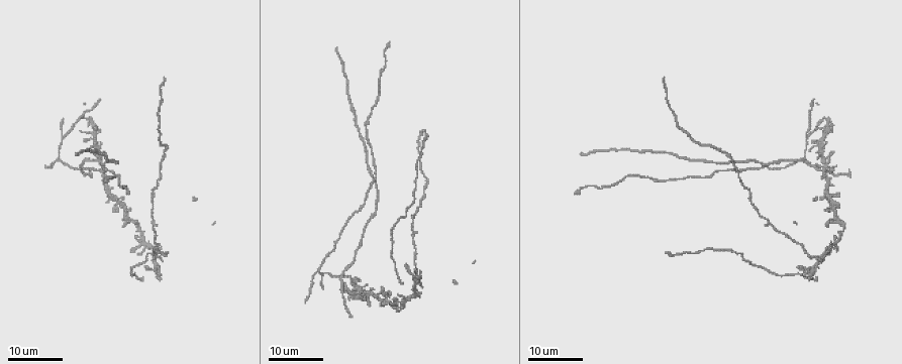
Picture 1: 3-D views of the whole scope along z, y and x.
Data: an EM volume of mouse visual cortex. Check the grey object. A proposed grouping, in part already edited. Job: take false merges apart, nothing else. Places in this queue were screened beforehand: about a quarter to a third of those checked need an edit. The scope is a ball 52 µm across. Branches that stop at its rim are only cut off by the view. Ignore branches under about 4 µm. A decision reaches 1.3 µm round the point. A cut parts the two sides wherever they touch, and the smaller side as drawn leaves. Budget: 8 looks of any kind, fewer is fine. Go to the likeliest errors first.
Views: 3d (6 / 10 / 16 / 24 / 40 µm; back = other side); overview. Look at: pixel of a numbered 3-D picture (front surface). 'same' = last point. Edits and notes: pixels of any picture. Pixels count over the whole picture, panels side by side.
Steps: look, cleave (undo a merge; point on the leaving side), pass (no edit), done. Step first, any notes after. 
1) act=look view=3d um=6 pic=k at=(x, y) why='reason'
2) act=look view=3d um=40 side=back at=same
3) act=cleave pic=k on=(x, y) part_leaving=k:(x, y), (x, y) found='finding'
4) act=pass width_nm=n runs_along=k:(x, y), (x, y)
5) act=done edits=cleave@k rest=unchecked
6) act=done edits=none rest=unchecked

act=look view=3d um=16 pic=1 at=(817, 146) why='arms part here'

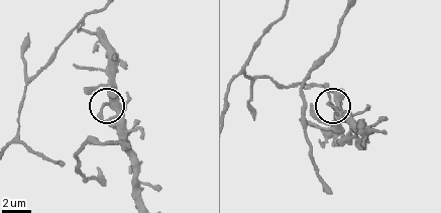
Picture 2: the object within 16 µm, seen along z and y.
act=look view=3d um=6 pic=2 at=(108, 103) why='closer look'

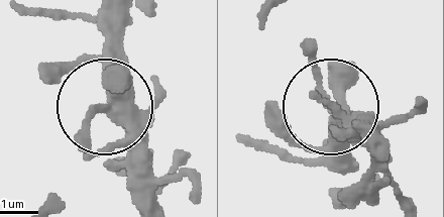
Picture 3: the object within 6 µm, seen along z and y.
act=pass found='all the same cell'

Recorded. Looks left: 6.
act=look view=3d um=24 pic=1 at=(316, 269) why='a fork'

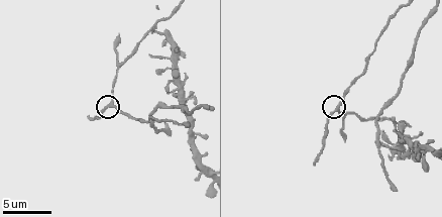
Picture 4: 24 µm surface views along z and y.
act=look view=3d um=6 pic=4 at=(109, 106)

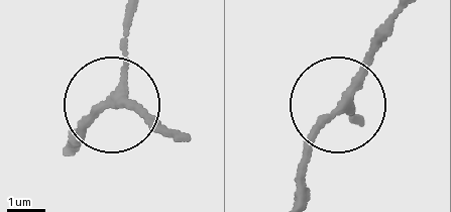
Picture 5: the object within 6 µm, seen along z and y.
act=pass width_nm=210 found='all the same cell'

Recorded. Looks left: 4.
act=look view=3d um=16 pic=1 at=(609, 185) why='narrows sharply'

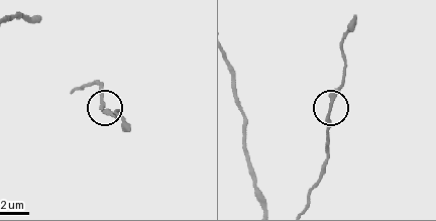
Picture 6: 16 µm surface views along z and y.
act=look view=3d um=10 pic=6 at=(330, 108) why='zoom in'

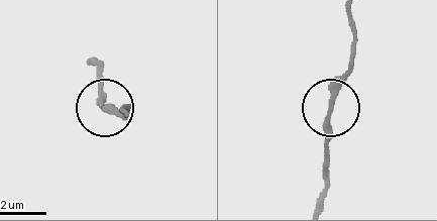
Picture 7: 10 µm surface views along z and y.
act=pass runs_along=7:(318, 203), (330, 93), (351, 60) found='one cell here'

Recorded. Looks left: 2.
act=look view=3d um=16 pic=1 at=(748, 188) why='sudden change in width'

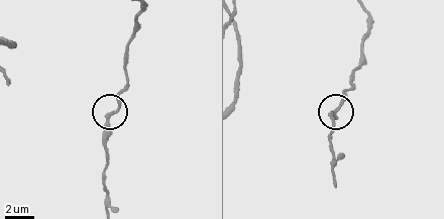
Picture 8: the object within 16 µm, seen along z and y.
act=look view=3d um=6 pic=8 at=(111, 113)

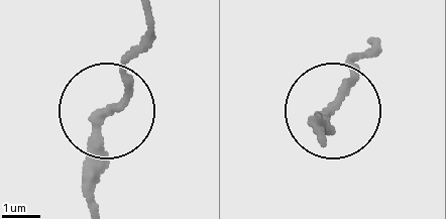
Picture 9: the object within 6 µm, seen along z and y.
act=pass runs_along=9:(321, 133), (356, 56) found='all the same cell'

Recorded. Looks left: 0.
act=done edits=none rest=unchecked

